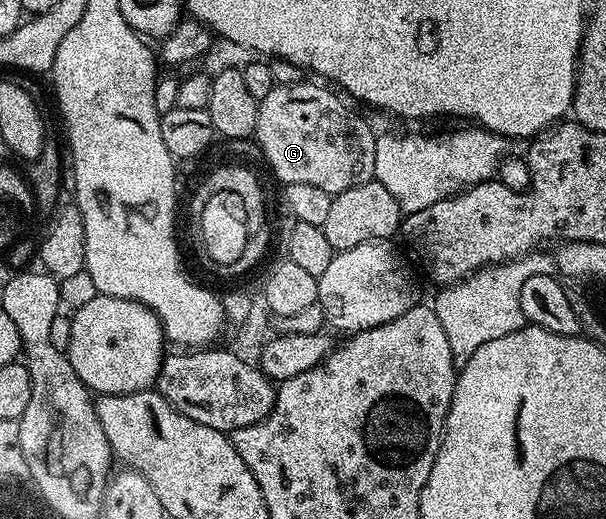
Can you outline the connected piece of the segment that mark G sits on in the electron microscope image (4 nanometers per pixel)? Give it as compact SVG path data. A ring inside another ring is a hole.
M319 82L286 83L274 85L266 97L259 100L256 109L256 126L254 137L257 145L268 162L268 167L280 178L281 184L314 185L318 189L326 189L332 196L346 189L354 189L354 185L362 185L374 177L374 149L377 132L360 115L355 115L335 90L327 91Z

